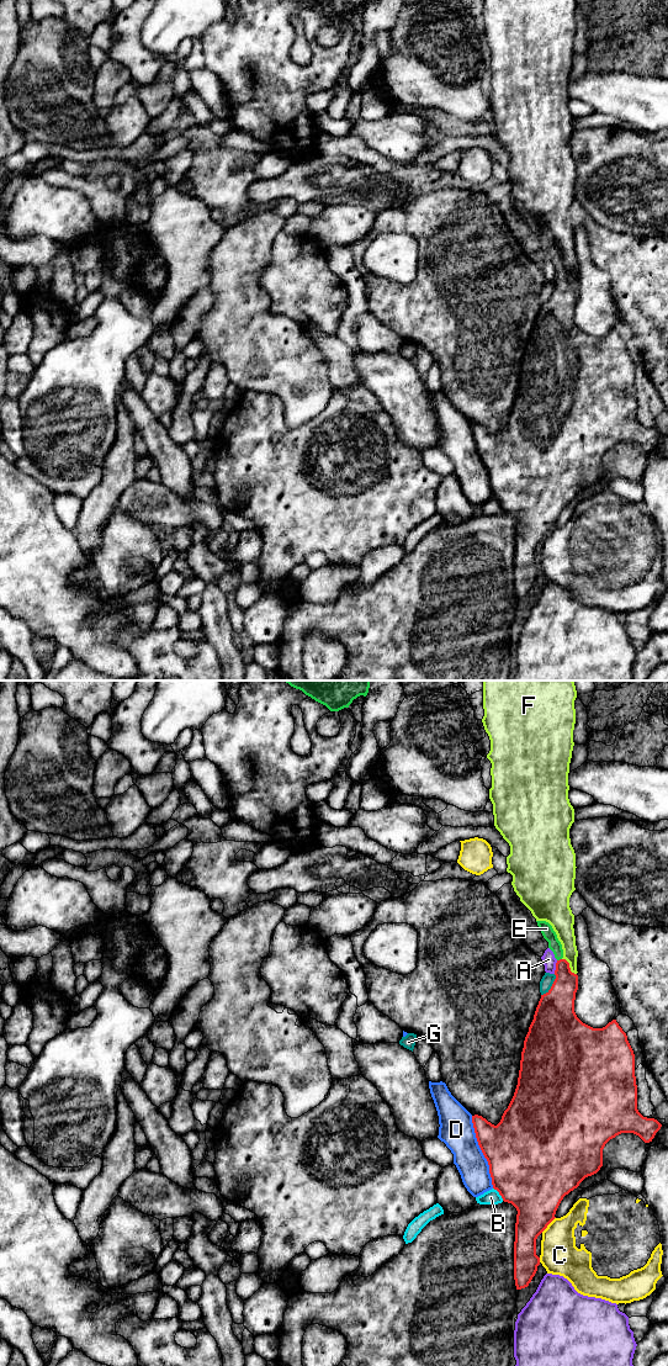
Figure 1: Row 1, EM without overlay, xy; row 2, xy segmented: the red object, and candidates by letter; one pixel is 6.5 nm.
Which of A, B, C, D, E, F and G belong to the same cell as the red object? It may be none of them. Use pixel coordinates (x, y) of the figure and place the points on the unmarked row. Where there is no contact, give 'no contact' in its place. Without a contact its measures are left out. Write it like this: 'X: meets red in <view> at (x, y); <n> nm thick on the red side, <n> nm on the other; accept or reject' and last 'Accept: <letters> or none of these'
A: meets red in xy at (556, 276); 220 nm thick on the red side, 90 nm on the other; reject
B: meets red in xy at (499, 503); 500 nm thick on the red side, 100 nm on the other; reject
C: meets red in xy at (549, 533); 380 nm thick on the red side, 240 nm on the other; reject
D: meets red in xy at (482, 461); 460 nm thick on the red side, 220 nm on the other; reject
E: meets red in xy at (560, 269); 180 nm thick on the red side, 80 nm on the other; accept
F: meets red in xy at (568, 276); 200 nm thick on the red side, 120 nm on the other; reject
G: meets red in xy at (552, 295); 300 nm thick on the red side, 80 nm on the other; reject
Accept: E

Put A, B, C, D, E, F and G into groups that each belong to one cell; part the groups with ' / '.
A / B / C / D / E / F / G

